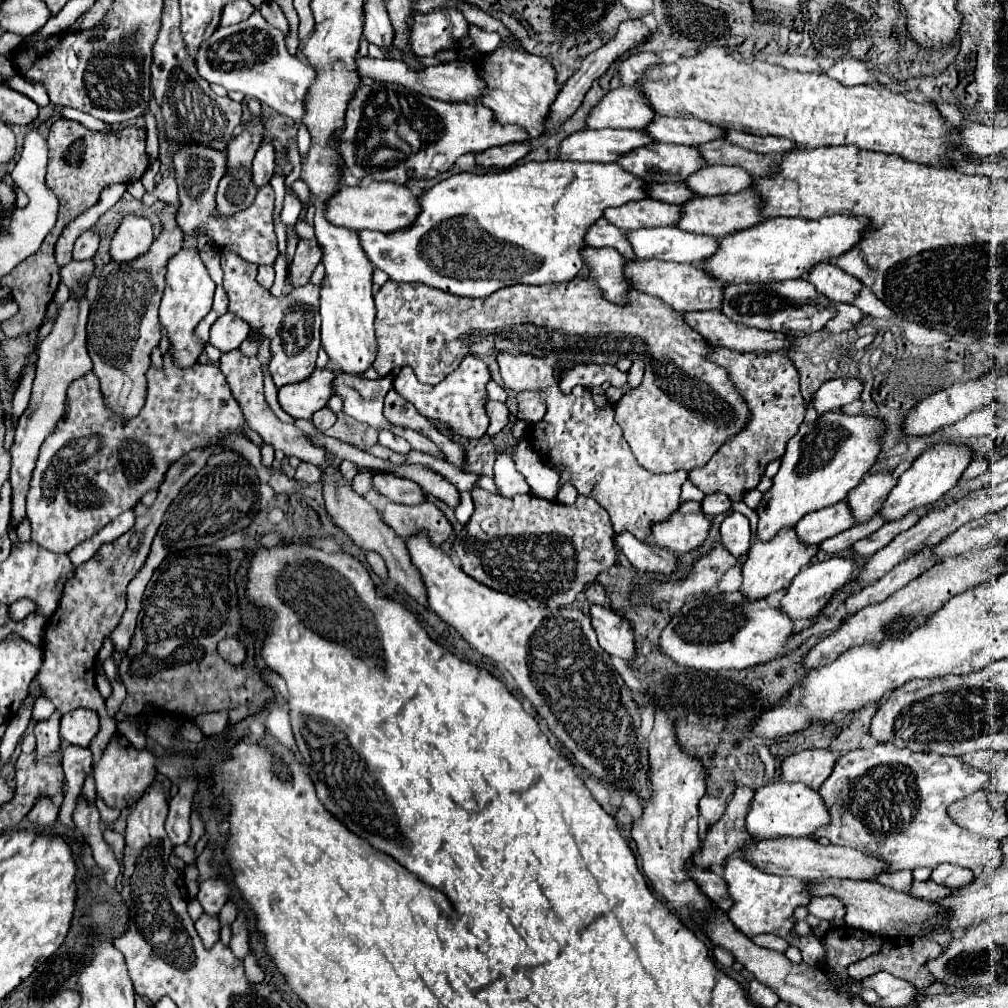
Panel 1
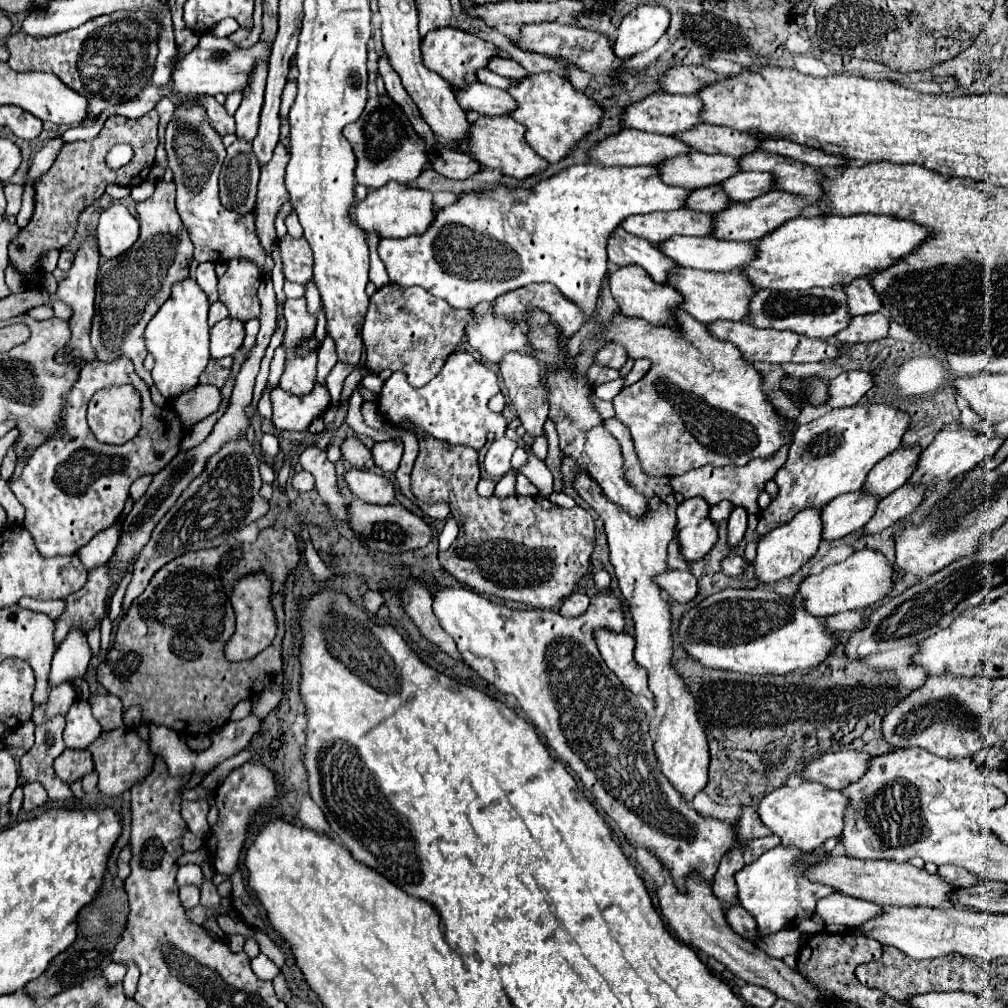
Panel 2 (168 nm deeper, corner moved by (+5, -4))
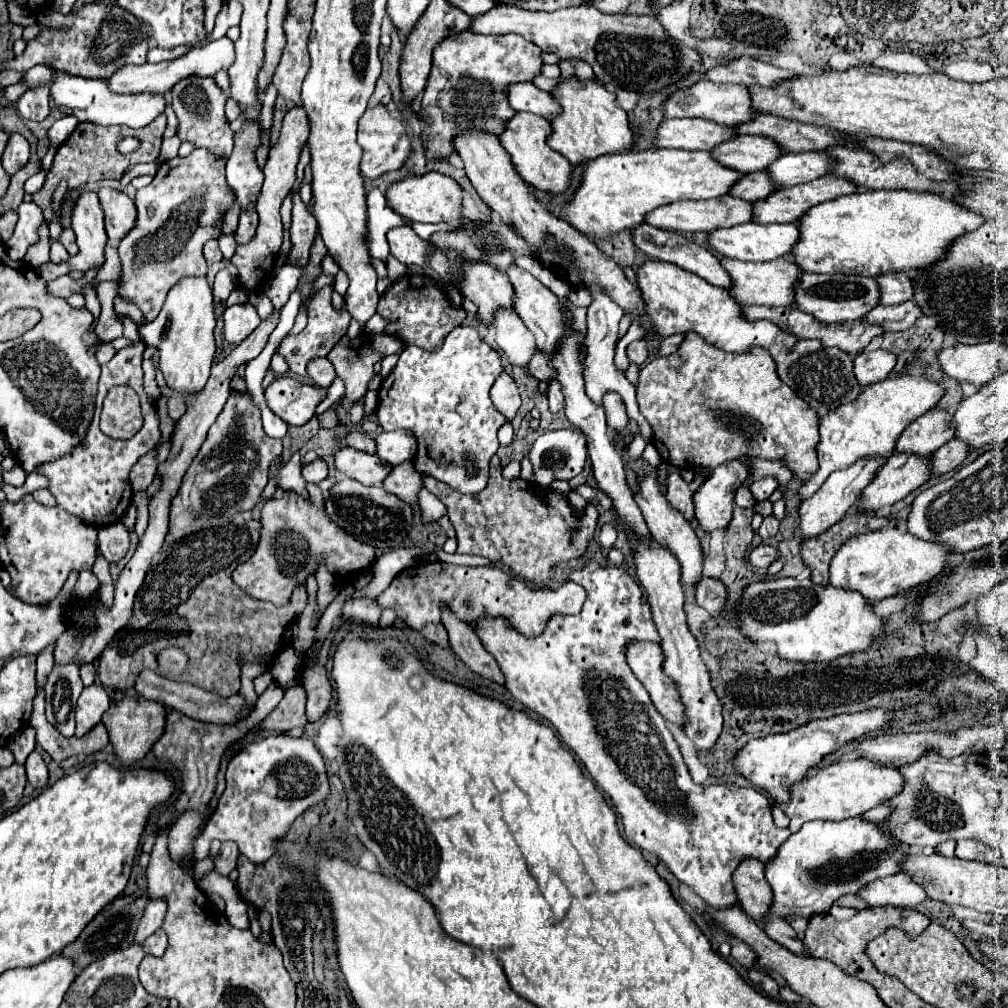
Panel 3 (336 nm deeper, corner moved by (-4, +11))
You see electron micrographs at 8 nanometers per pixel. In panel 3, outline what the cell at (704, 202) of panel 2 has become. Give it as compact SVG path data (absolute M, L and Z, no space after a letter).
M756 171L756 173L746 173L742 179L738 179L730 187L730 195L744 201L756 201L762 197L768 197L774 189L776 187L772 187L770 181L766 181L764 171Z

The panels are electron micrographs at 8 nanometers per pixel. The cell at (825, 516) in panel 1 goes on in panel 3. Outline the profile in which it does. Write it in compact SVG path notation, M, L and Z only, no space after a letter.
M894 453L886 463L874 473L870 483L862 489L856 509L862 513L870 509L880 509L884 505L894 505L904 499L910 491L918 489L928 481L928 457L898 455Z

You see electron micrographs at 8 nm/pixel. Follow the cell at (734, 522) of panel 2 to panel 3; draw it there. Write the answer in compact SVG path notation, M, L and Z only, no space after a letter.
M764 477L764 481L754 481L754 483L750 485L750 491L752 491L754 501L758 503L758 501L768 499L776 487L778 487L778 483L774 481L774 477Z

